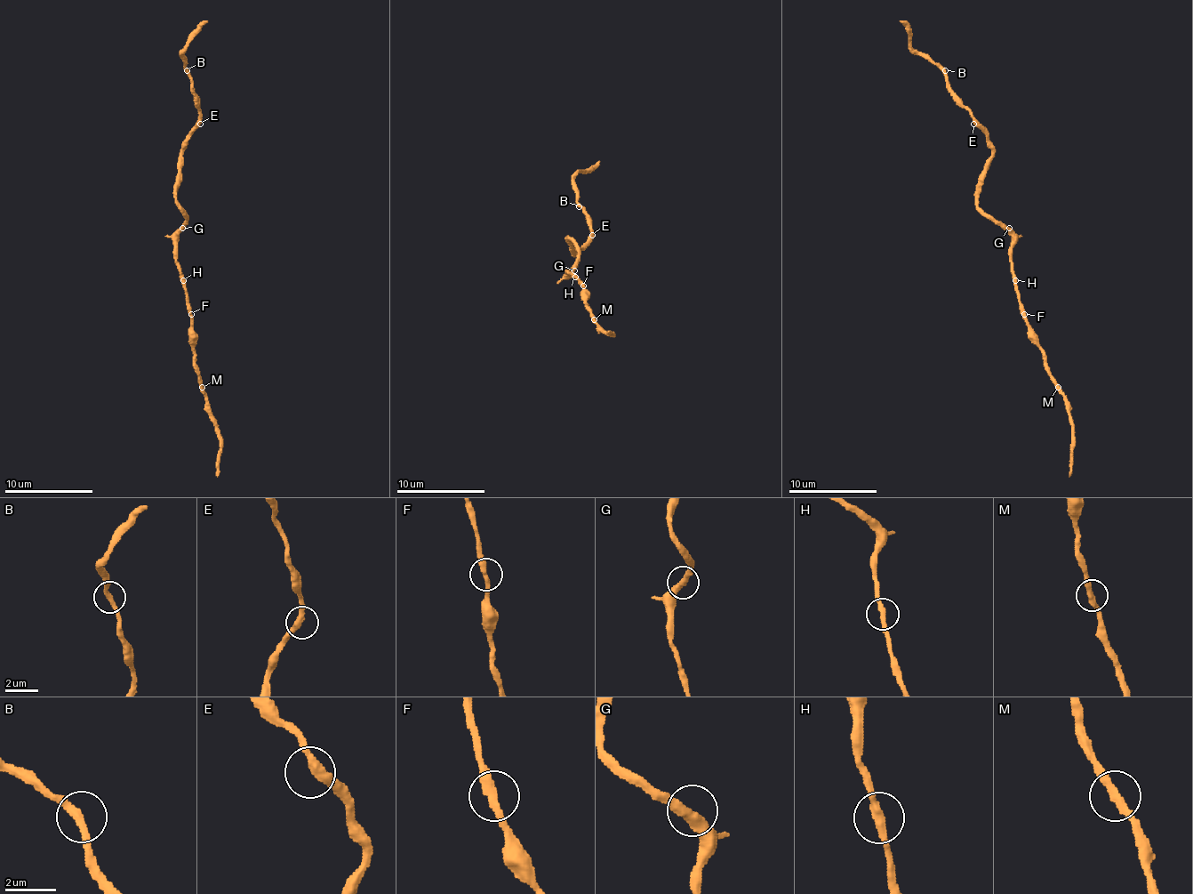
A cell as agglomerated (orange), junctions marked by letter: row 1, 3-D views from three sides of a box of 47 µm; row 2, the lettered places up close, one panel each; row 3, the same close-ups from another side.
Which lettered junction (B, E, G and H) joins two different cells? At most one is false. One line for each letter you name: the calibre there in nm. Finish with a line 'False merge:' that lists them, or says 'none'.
False merge: none

